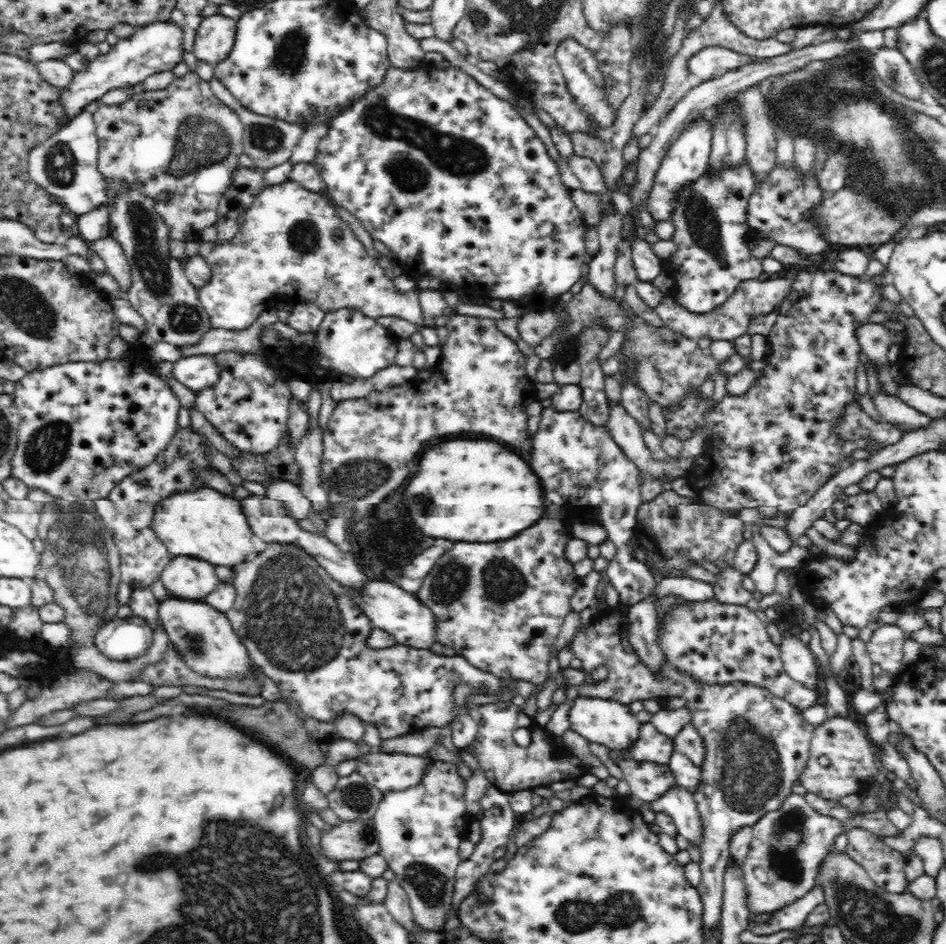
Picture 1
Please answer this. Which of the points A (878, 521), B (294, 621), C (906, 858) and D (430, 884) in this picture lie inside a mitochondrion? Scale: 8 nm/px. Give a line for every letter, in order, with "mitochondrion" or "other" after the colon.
A: other
B: mitochondrion
C: other
D: mitochondrion

